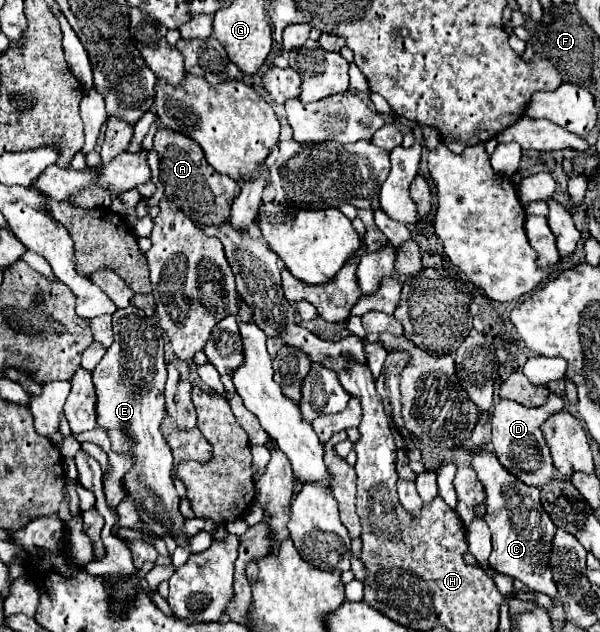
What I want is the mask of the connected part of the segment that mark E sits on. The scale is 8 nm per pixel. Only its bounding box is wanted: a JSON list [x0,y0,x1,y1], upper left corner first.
[93,306,189,546]

